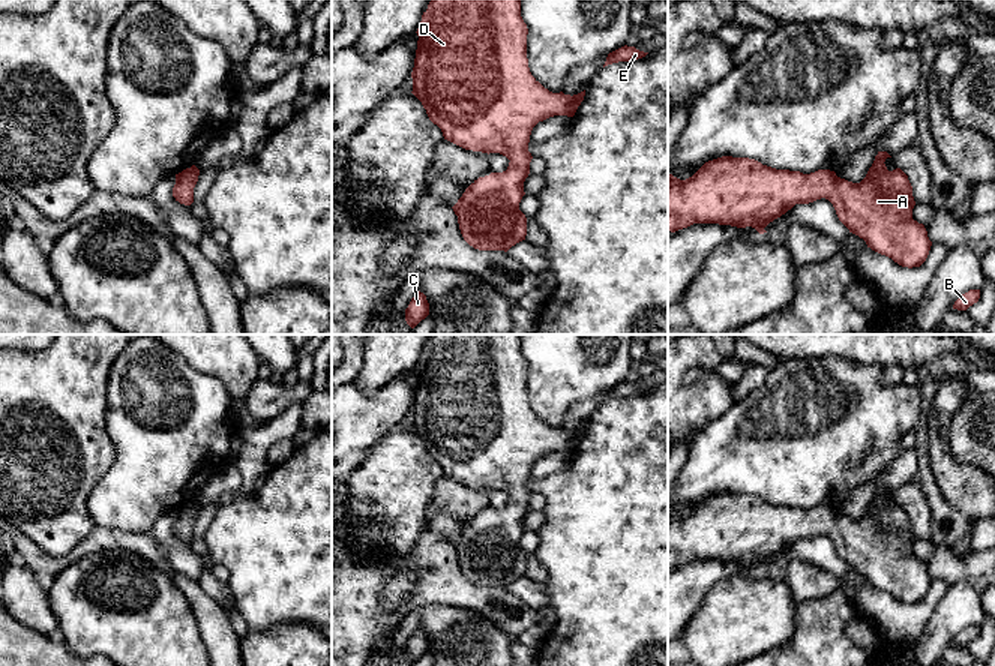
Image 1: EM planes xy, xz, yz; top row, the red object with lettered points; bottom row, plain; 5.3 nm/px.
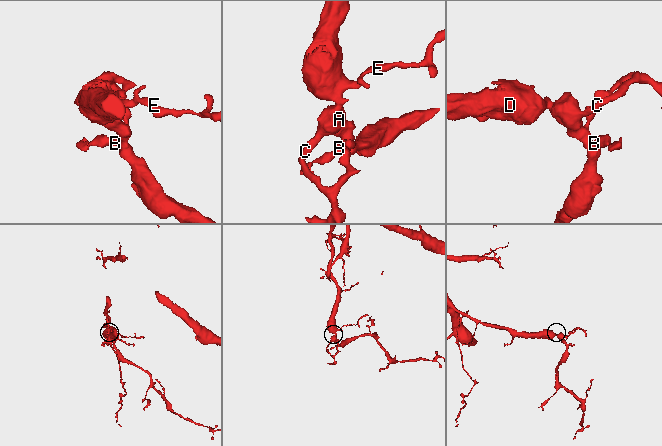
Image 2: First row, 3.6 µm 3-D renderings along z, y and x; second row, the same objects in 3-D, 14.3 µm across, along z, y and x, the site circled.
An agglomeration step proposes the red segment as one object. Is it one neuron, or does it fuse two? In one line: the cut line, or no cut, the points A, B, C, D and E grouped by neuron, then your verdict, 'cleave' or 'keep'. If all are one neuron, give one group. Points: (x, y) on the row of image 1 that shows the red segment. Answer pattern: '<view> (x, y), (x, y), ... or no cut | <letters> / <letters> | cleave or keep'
no cut | A B C D E | keep

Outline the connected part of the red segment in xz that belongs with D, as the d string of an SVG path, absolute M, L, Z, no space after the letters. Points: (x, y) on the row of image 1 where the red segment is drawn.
M431 0L417 28L413 94L422 102L429 120L437 124L444 140L473 152L500 153L510 162L506 171L491 172L474 180L452 207L464 240L479 250L507 252L525 240L527 218L519 210L524 182L533 159L528 142L533 128L549 117L573 117L584 100L585 90L578 94L552 93L530 72L527 58L528 28L521 16L521 0Z

